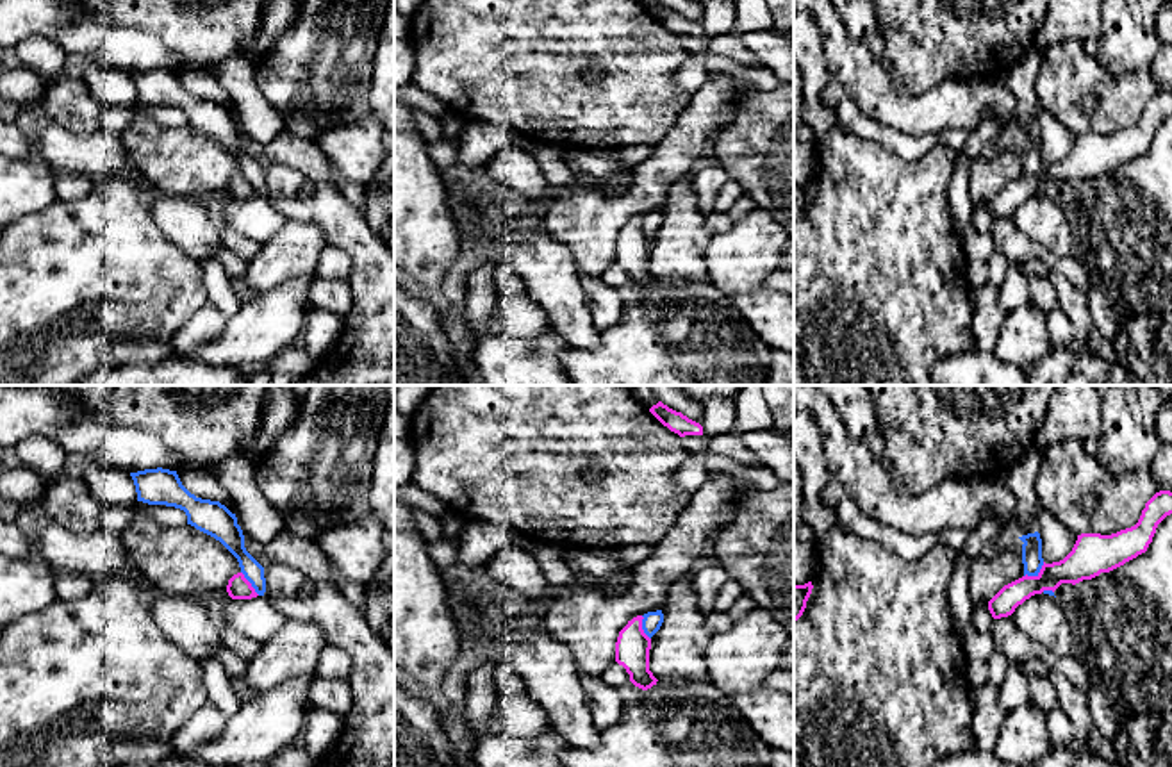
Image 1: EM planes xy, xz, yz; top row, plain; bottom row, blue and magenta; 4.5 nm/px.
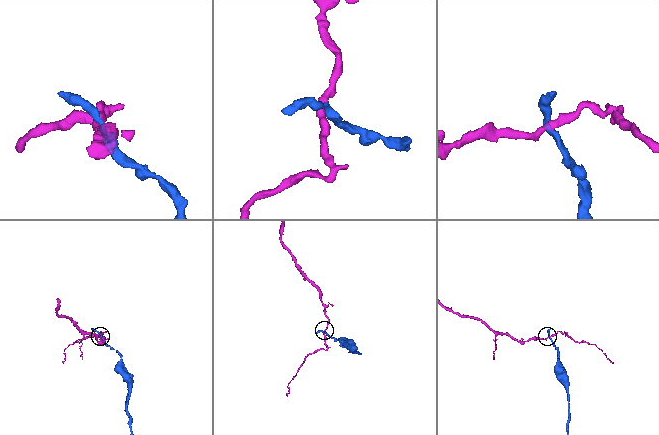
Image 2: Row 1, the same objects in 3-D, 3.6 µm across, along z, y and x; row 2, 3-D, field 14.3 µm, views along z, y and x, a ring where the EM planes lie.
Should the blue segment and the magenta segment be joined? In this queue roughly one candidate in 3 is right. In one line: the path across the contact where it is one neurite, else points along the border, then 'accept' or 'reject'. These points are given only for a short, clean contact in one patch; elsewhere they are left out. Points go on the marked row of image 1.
border yz (1044, 562), (1035, 575), (1024, 577); reject

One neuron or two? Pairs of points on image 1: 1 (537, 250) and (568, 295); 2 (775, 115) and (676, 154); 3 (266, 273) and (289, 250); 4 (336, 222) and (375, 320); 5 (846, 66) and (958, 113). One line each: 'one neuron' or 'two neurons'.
1: one neuron
2: two neurons
3: one neuron
4: one neuron
5: one neuron

